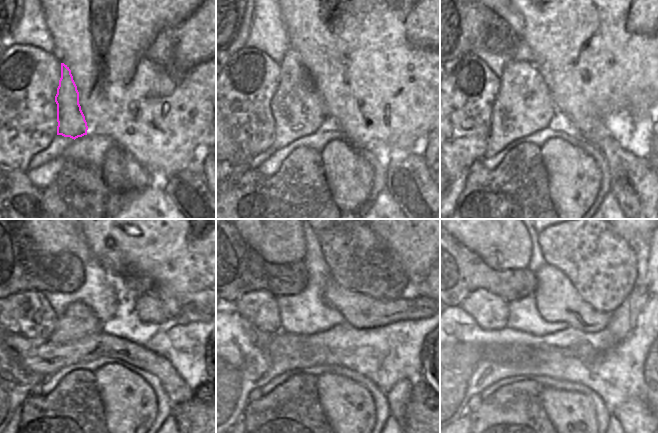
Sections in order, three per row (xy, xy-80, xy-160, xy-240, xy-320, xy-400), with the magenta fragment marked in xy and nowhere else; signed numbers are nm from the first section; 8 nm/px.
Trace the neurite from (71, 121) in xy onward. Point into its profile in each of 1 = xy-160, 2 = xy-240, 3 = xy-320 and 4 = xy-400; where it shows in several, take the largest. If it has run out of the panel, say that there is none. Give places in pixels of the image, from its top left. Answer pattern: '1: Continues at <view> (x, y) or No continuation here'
1: Continues at xy-160 (524, 105)
2: Continues at xy-240 (78, 320)
3: Continues at xy-320 (256, 394)
4: Continues at xy-400 (474, 402).

